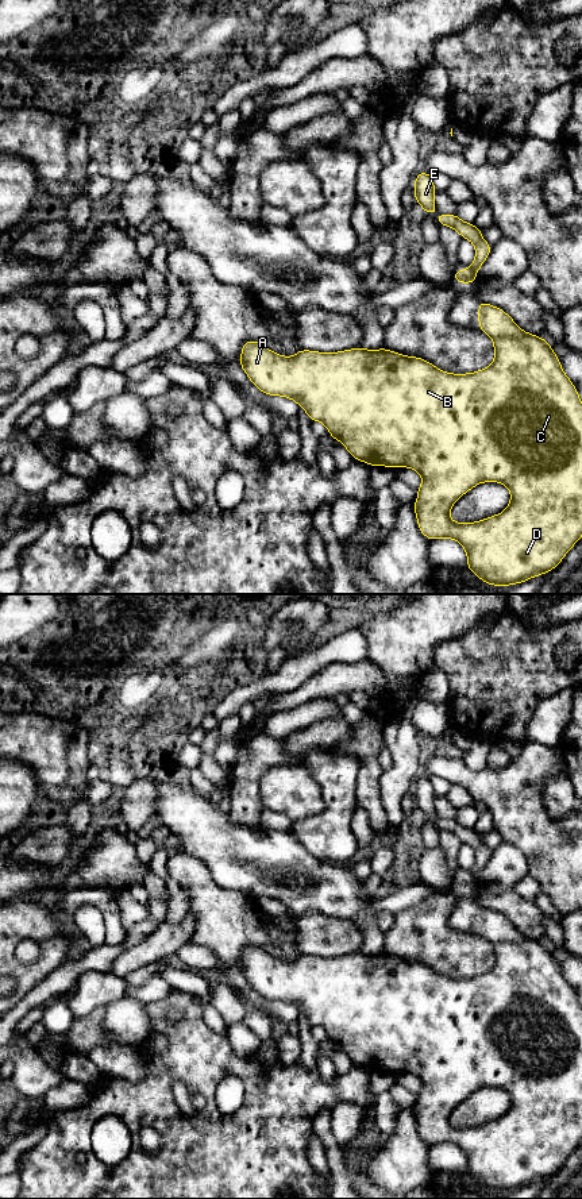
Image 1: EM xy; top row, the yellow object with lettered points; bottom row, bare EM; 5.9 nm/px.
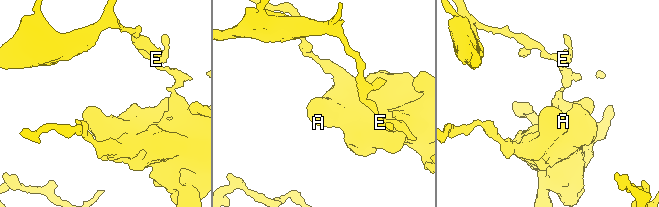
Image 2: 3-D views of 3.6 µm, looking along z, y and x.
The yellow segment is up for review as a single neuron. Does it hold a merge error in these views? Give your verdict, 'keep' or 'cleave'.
cleave

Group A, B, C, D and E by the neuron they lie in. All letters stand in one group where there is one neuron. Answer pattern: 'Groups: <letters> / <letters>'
Groups: A B C D / E

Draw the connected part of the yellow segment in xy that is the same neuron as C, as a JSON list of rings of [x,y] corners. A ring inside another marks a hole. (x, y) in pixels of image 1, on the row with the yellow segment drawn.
[[[478,301],[478,325],[483,334],[492,338],[494,347],[494,362],[475,373],[454,374],[435,367],[431,362],[419,356],[408,356],[390,351],[385,347],[379,350],[366,350],[356,347],[338,352],[320,352],[311,350],[298,350],[294,356],[282,356],[270,351],[263,343],[246,340],[240,351],[240,367],[254,383],[266,396],[286,397],[298,404],[312,421],[321,421],[331,437],[339,440],[350,452],[352,459],[371,466],[383,467],[409,467],[421,475],[421,485],[417,489],[417,500],[412,504],[417,517],[417,525],[423,536],[428,540],[454,539],[466,551],[467,566],[482,582],[490,586],[510,586],[527,582],[533,577],[540,577],[552,571],[582,537],[582,401],[575,385],[564,374],[560,361],[547,340],[539,335],[523,331],[514,320],[498,307]],[[483,482],[498,482],[510,491],[510,502],[506,509],[498,514],[474,523],[454,523],[450,518],[452,505],[474,486]]]

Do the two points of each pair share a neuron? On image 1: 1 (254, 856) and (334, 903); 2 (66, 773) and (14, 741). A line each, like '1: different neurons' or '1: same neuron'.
1: same neuron
2: same neuron

